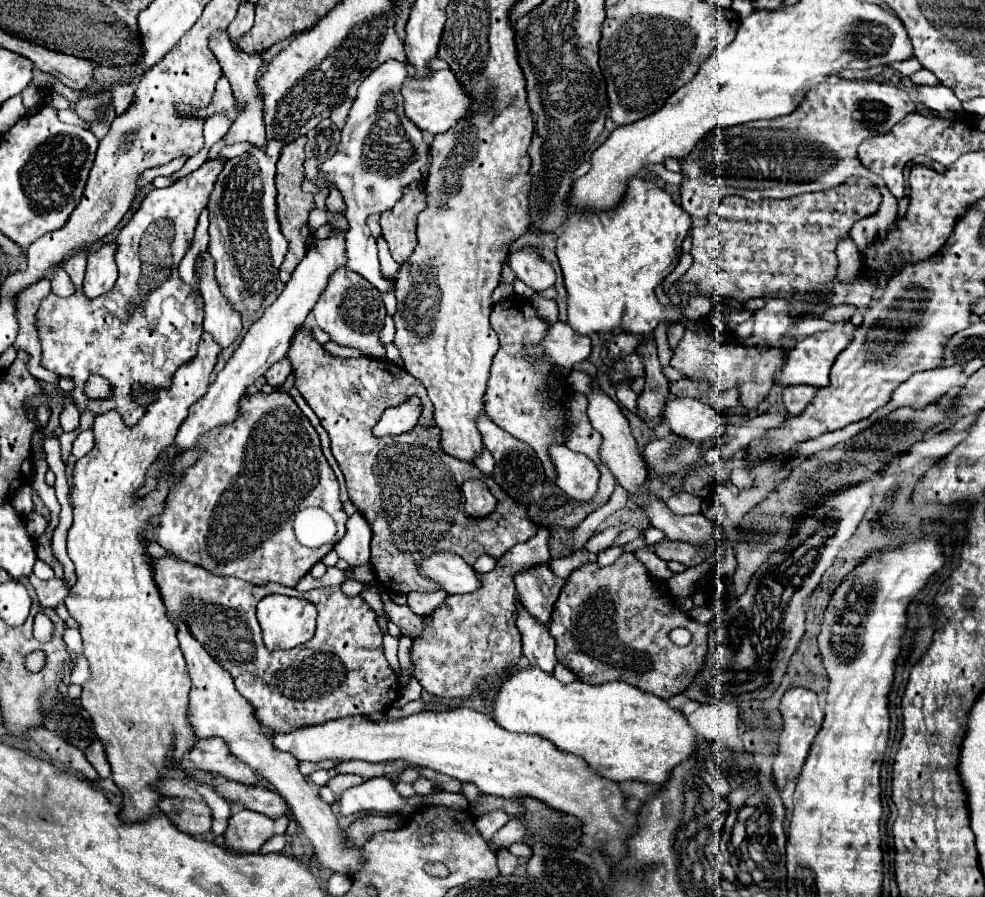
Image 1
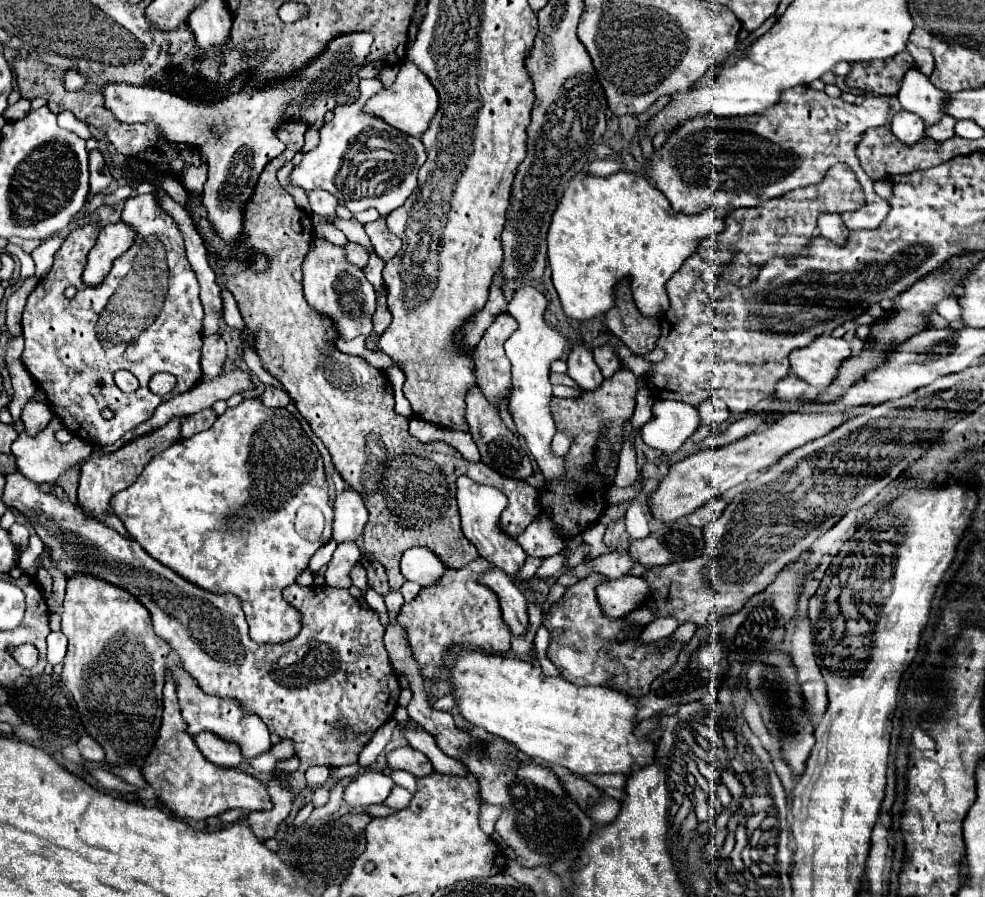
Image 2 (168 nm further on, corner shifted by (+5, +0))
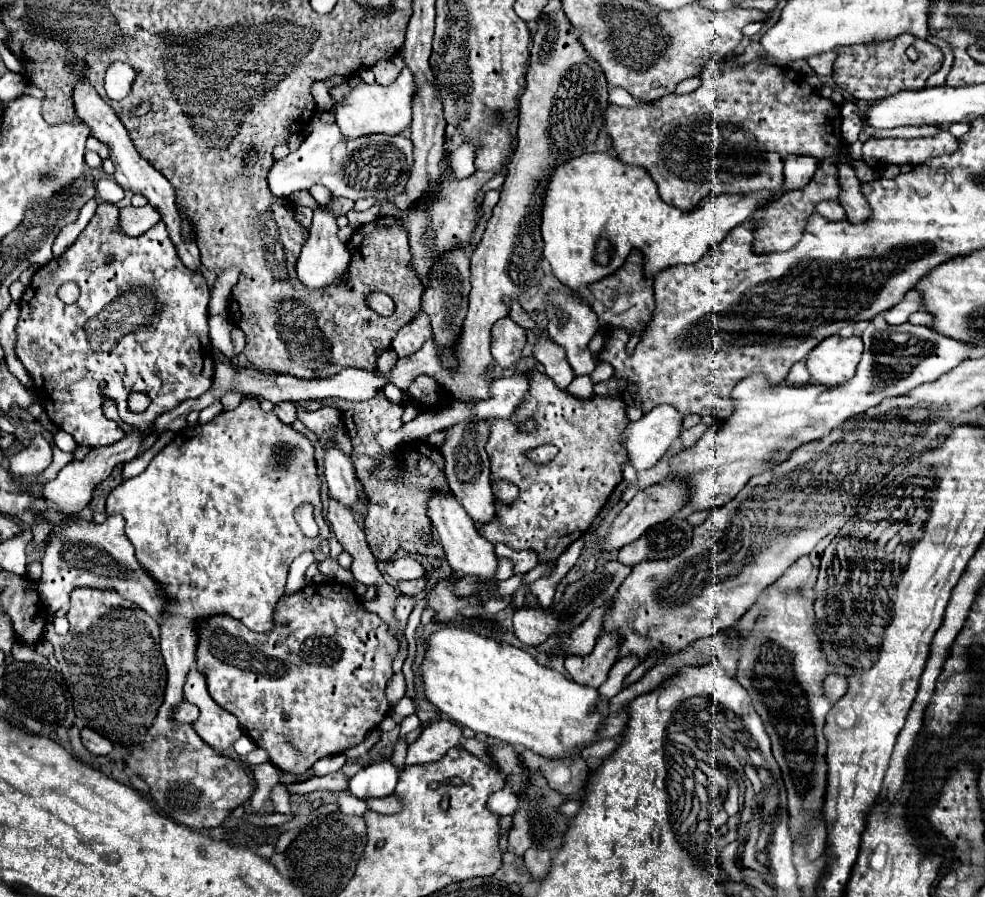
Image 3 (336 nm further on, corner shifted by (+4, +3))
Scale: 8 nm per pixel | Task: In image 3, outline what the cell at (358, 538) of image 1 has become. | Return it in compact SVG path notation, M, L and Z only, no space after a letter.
M337 448L325 450L325 478L329 484L329 496L347 508L353 508L359 498L359 482L351 458Z

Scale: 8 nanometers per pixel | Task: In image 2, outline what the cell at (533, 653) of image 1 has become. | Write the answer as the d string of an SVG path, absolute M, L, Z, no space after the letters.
M492 569L490 573L484 573L478 577L482 585L492 589L496 597L500 597L500 609L506 625L510 627L512 635L522 635L528 627L528 613L526 613L526 599L522 591L506 577L506 573L500 573L500 569Z

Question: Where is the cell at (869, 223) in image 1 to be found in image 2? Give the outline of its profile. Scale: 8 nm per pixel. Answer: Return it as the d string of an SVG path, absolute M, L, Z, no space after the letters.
M808 85L786 89L782 93L778 105L766 109L766 113L758 115L746 115L746 117L714 117L714 115L702 115L692 117L684 125L680 125L676 131L672 131L662 145L662 149L654 151L650 161L644 161L644 173L654 181L654 185L666 195L672 209L678 213L700 213L706 207L714 207L720 199L720 211L730 213L738 207L754 207L758 201L780 197L796 187L816 185L824 179L826 171L836 163L846 163L858 177L864 195L866 205L858 211L844 213L842 221L848 229L876 229L890 211L890 205L886 199L878 197L874 193L874 181L862 171L860 161L856 157L856 145L872 127L880 127L888 119L888 97L876 97L868 95L862 105L850 105L842 99L832 99L824 91L816 91Z

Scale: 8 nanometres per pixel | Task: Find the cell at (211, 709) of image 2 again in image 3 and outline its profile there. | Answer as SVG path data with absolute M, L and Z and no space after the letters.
M181 702L179 708L177 708L177 714L175 714L177 722L187 722L187 724L193 724L197 718L199 718L199 708L193 706L191 702Z

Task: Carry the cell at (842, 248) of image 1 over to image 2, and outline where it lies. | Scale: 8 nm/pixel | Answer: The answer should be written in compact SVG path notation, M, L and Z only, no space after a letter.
M822 213L822 217L818 217L818 231L822 237L826 237L834 243L846 241L846 235L848 235L848 229L842 223L838 213Z

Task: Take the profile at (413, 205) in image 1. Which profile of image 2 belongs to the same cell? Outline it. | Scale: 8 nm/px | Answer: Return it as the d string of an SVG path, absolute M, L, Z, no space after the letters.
M380 217L380 219L372 221L372 223L366 223L364 229L366 229L366 235L370 237L370 243L372 243L376 255L382 261L390 261L398 253L402 241L388 231L384 217Z

